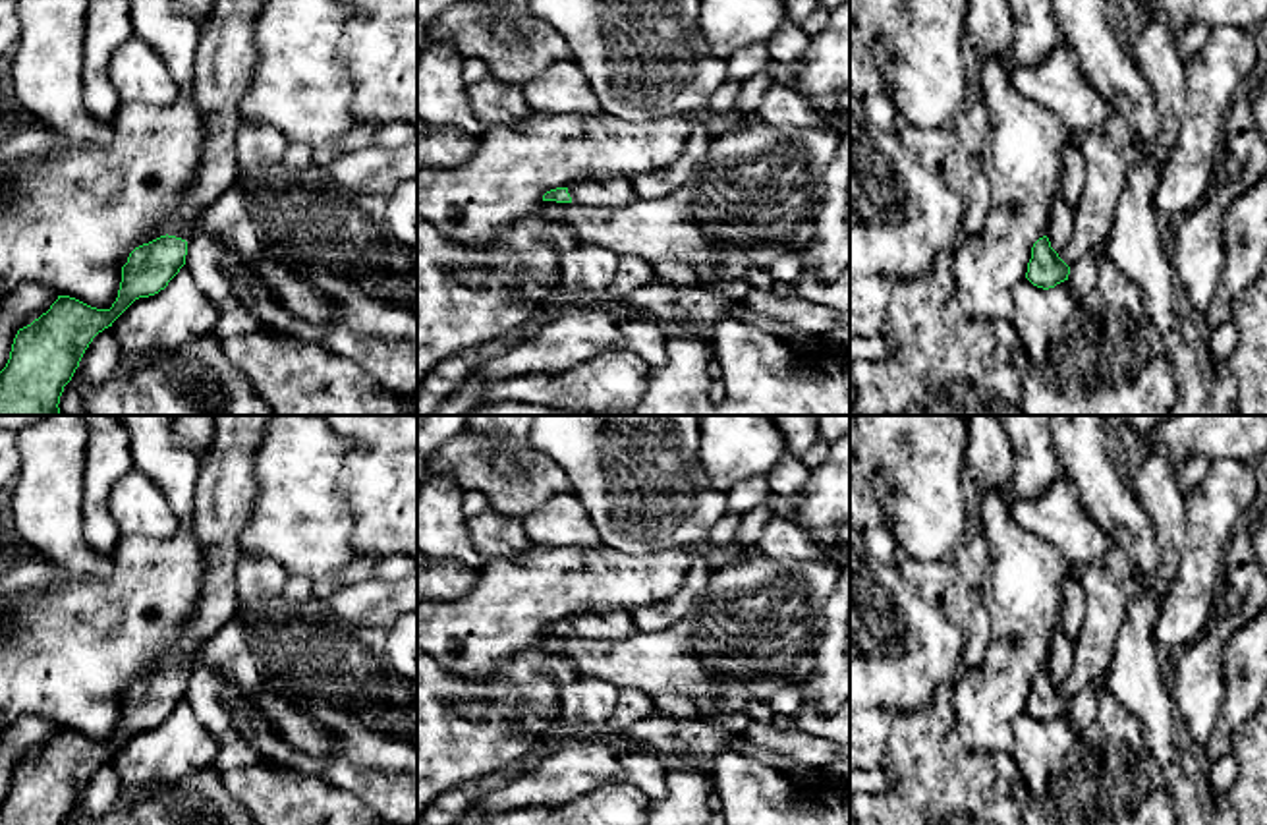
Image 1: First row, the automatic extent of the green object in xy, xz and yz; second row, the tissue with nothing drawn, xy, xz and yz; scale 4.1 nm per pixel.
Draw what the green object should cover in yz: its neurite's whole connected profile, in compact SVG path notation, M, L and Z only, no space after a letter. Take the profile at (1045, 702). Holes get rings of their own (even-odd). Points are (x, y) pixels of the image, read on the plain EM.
M1074 572L1062 582L1058 622L1051 632L1047 667L1031 680L1026 711L1043 723L1068 713L1070 699L1058 690L1074 669L1074 647L1084 620L1084 595Z

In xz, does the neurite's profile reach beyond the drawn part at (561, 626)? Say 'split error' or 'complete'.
split error

